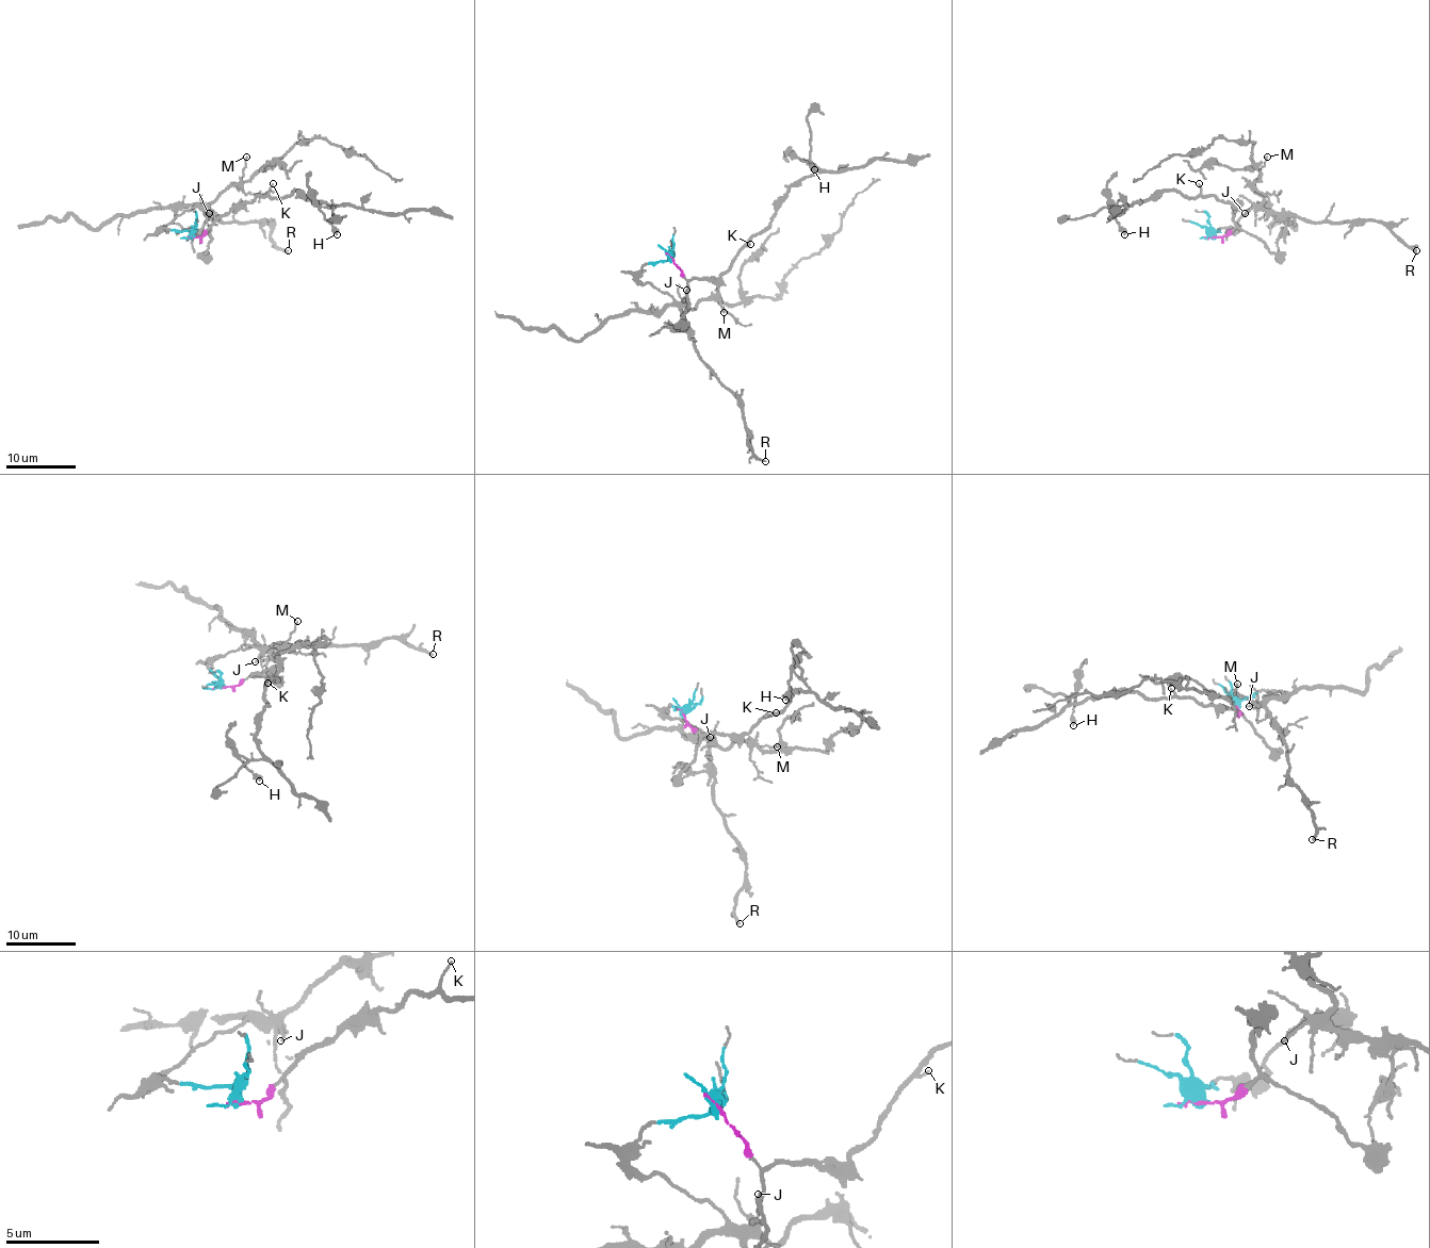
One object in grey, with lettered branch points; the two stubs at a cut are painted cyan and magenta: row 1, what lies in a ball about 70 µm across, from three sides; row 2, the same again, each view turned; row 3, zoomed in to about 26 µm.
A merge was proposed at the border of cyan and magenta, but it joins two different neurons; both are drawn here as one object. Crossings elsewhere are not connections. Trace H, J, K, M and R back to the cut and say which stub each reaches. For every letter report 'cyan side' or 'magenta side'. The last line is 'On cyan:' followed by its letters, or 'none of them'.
H: magenta side
J: cyan side
K: magenta side
M: cyan side
R: cyan side
On cyan: J, M, R

